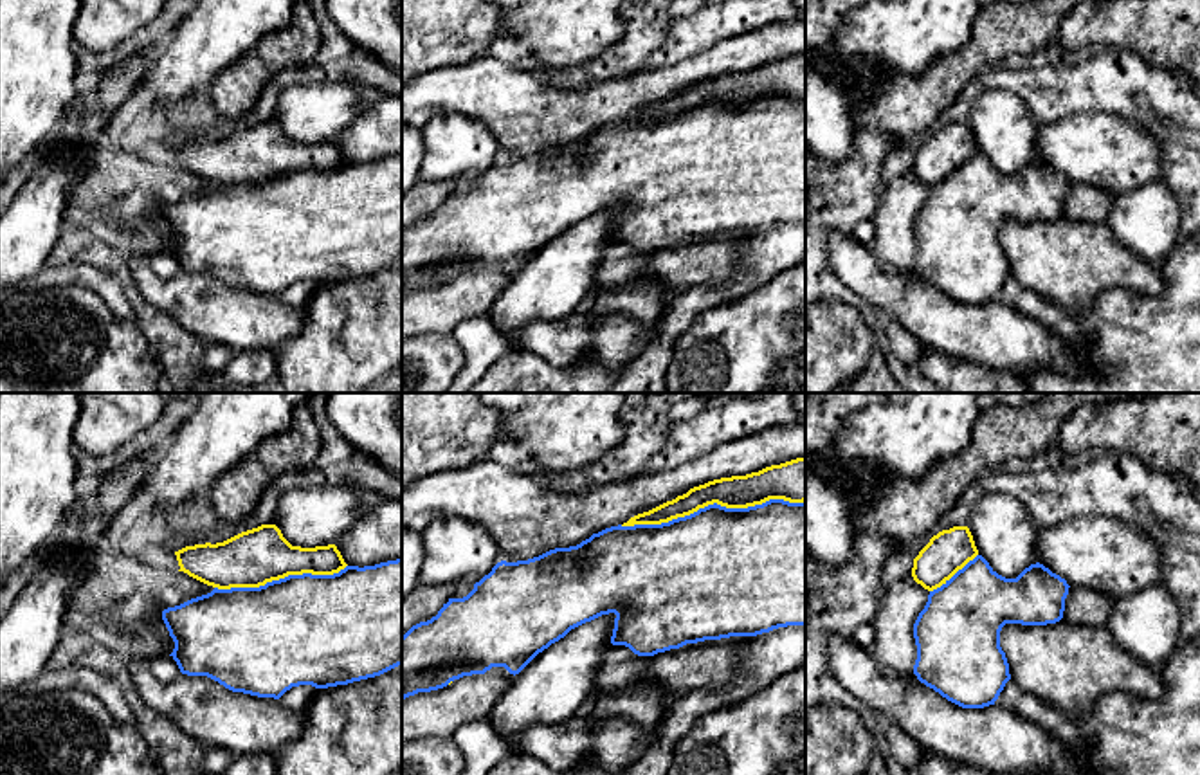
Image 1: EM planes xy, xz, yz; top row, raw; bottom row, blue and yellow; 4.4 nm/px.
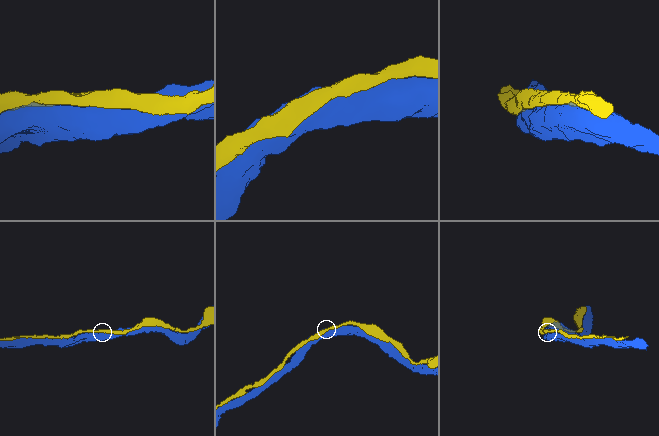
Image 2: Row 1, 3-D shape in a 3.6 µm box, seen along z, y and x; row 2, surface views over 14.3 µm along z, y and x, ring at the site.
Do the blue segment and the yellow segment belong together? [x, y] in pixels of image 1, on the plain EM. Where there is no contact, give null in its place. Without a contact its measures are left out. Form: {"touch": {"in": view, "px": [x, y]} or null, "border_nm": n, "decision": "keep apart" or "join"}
{"touch": {"in": "xz", "px": [714, 100]}, "border_nm": 850, "decision": "join"}

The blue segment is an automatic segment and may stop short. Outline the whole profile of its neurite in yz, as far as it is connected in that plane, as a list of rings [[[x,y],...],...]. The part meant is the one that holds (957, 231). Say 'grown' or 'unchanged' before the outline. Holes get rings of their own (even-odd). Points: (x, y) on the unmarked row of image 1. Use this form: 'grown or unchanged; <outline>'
grown; [[[968,123],[942,126],[914,155],[912,173],[930,187],[914,220],[921,279],[962,305],[995,301],[1011,276],[1000,227],[1005,220],[1047,222],[1063,214],[1068,180],[1043,160],[1025,164],[1016,175],[998,171],[978,150]]]

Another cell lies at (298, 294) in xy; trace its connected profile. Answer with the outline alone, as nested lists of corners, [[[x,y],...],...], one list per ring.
[[[312,281],[292,283],[279,294],[279,297],[290,306],[303,308],[315,292],[315,288],[317,285]]]

